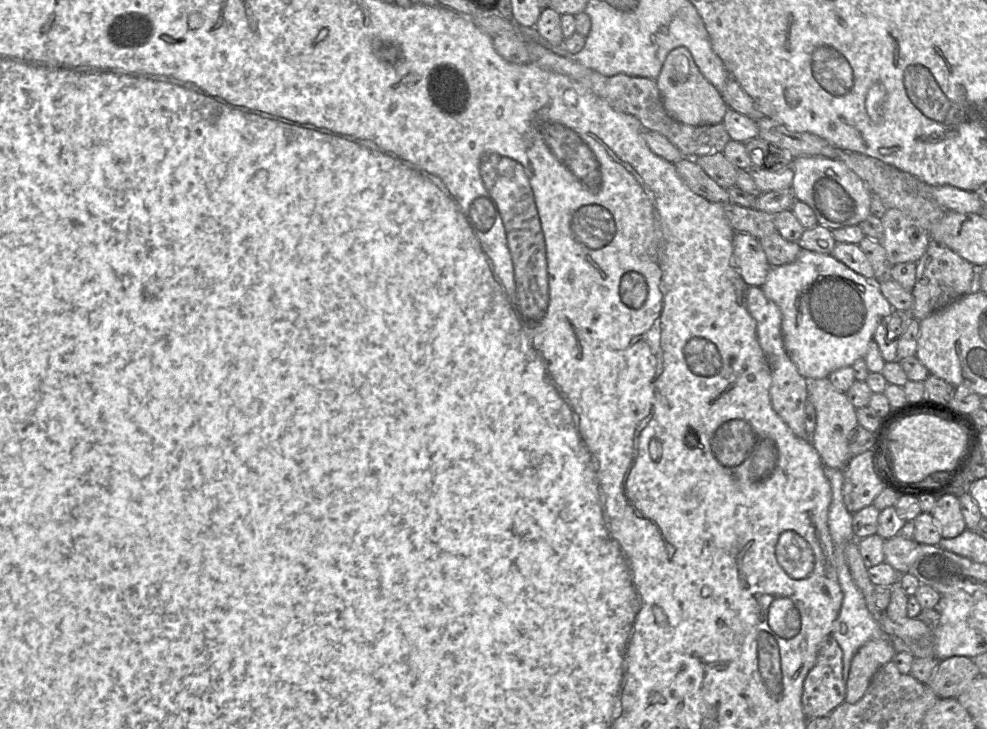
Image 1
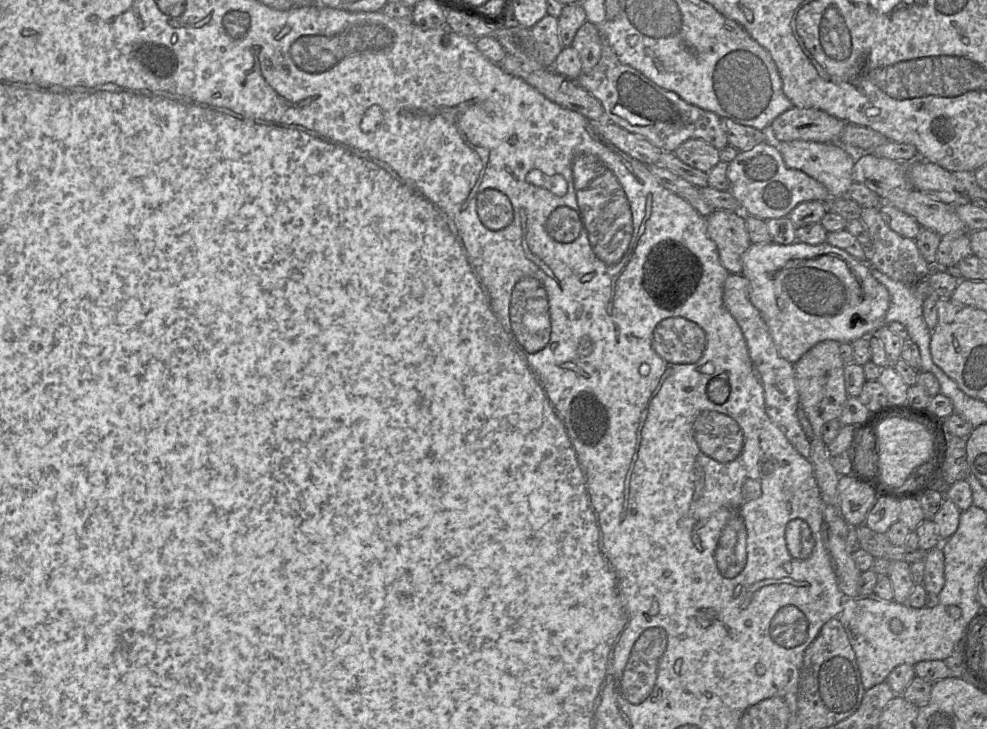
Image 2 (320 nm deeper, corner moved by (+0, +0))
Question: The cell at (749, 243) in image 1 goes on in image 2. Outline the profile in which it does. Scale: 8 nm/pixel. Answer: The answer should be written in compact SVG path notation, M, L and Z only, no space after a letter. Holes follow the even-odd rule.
M714 210L706 221L722 265L730 274L742 274L743 256L751 245L745 215L741 211Z

